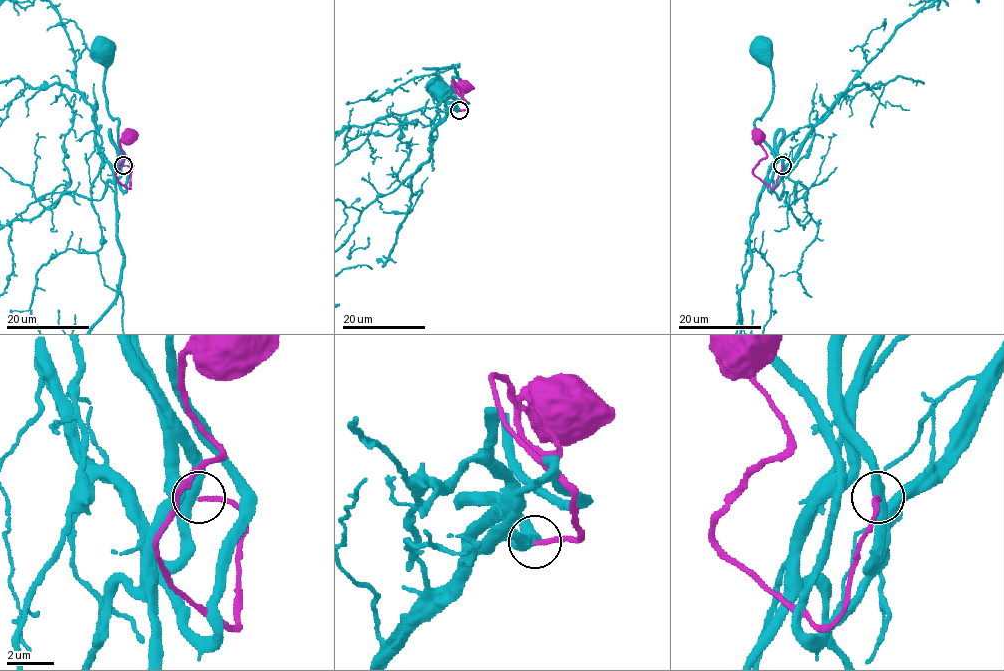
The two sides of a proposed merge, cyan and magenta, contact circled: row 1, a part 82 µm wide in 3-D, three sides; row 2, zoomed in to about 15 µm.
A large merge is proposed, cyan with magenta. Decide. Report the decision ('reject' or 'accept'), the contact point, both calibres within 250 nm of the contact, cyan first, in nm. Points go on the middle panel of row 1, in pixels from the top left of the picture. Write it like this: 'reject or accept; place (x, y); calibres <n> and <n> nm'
reject; place (459, 110); calibres 480 and 200 nm

